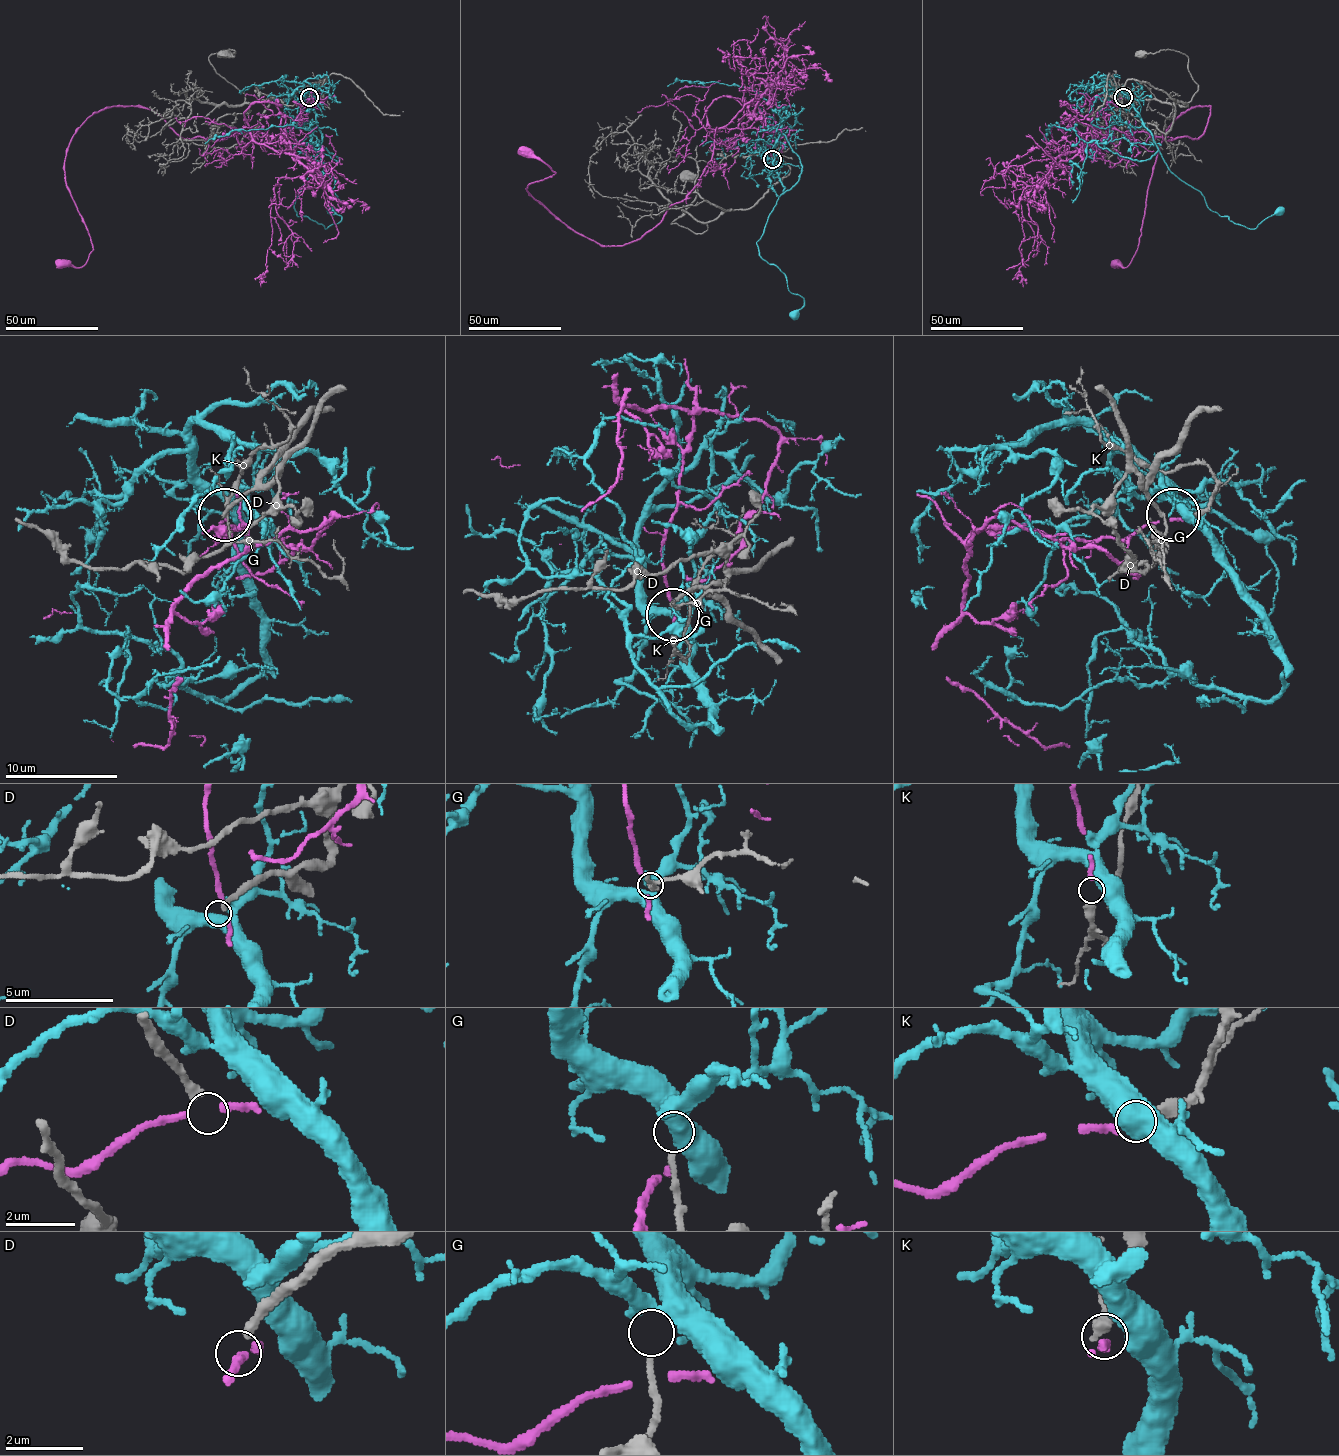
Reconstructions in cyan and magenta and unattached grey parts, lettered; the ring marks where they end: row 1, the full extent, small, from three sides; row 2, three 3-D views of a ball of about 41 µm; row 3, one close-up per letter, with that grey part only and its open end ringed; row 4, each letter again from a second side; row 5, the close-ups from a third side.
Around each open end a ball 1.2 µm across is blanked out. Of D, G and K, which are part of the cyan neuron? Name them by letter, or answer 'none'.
G

